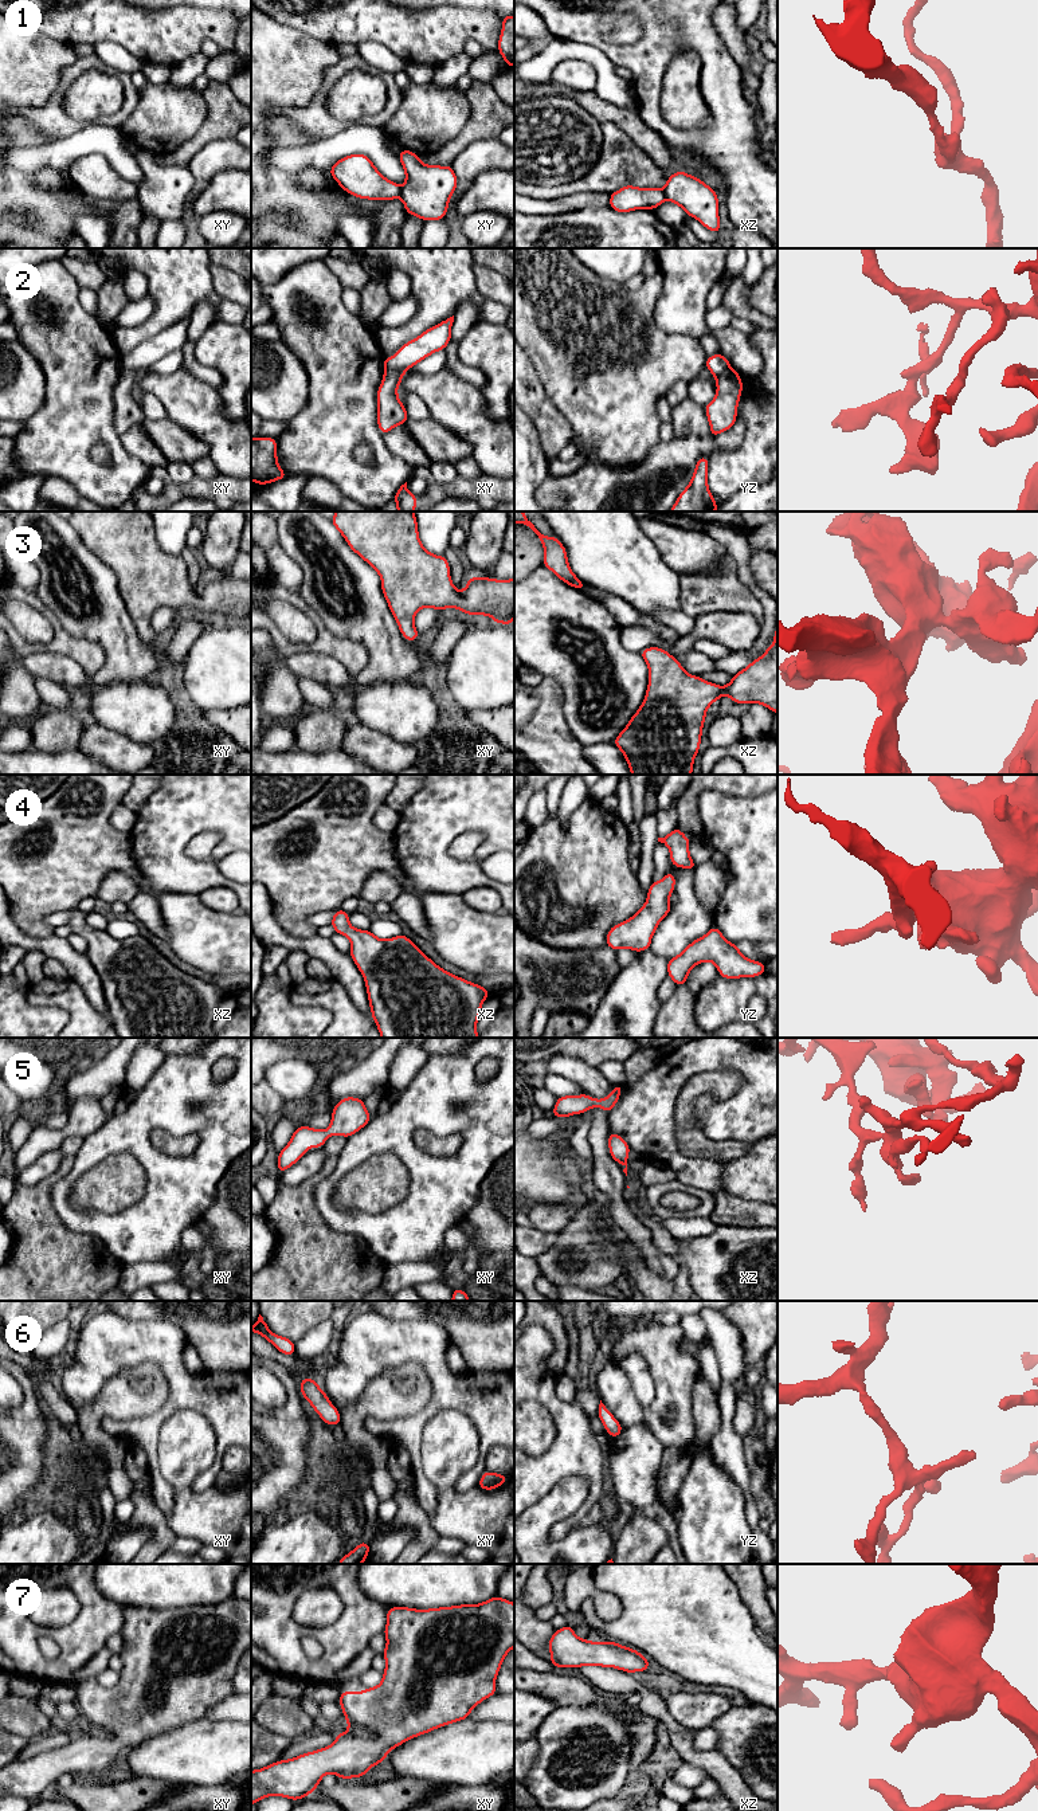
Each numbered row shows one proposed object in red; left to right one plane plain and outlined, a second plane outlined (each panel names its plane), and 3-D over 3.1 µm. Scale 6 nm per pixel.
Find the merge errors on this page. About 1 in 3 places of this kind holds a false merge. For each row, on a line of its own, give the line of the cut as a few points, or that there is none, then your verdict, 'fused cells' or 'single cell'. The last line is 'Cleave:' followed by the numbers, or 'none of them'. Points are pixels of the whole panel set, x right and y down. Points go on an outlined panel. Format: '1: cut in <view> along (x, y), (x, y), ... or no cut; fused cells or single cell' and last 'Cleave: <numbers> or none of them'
1: cut in xy along (402, 187), (399, 196); fused cells
2: cut in xy along (386, 371), (399, 371), (403, 373); fused cells
3: no cut; single cell
4: no cut; single cell
5: no cut; single cell
6: no cut; single cell
7: no cut; single cell
Cleave: 1, 2

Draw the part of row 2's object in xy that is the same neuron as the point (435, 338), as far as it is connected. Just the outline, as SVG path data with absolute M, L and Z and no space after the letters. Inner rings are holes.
M454 315L406 342L395 356L384 357L384 372L395 371L404 375L430 354L443 350L451 340L453 322Z

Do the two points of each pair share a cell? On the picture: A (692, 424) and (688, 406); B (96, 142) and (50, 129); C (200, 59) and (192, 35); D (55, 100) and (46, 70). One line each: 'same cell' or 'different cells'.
A: same cell
B: different cells
C: different cells
D: different cells

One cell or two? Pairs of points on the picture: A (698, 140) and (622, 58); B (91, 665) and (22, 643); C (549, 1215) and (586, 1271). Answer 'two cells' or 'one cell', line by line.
A: one cell
B: one cell
C: two cells

